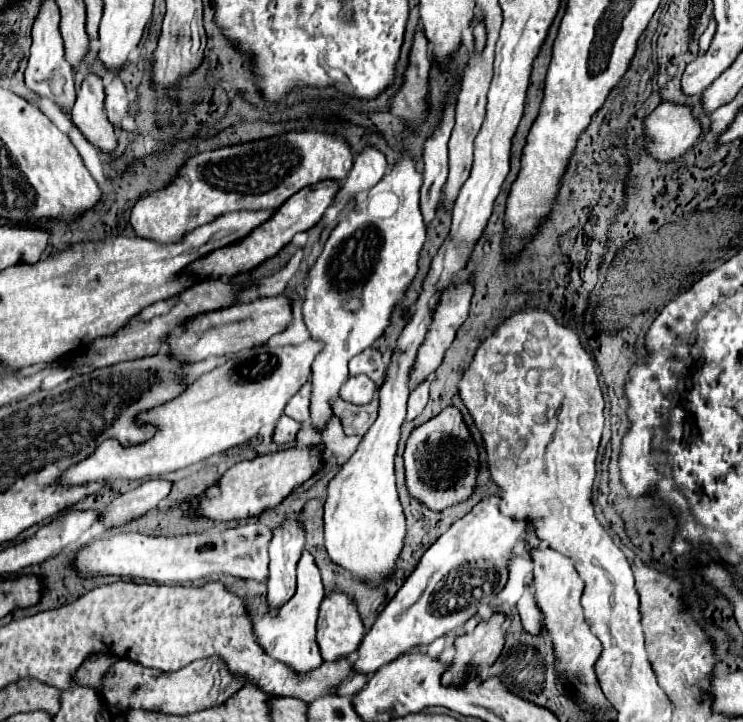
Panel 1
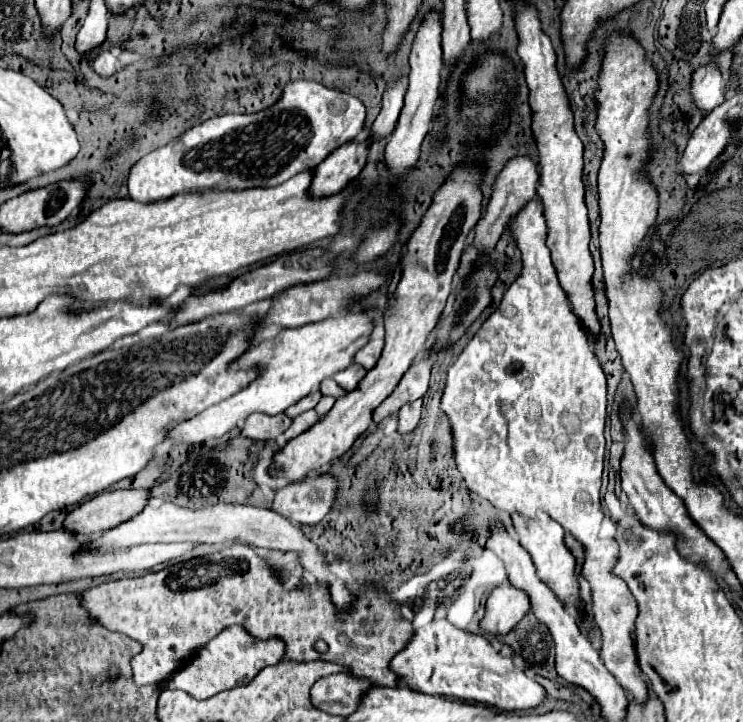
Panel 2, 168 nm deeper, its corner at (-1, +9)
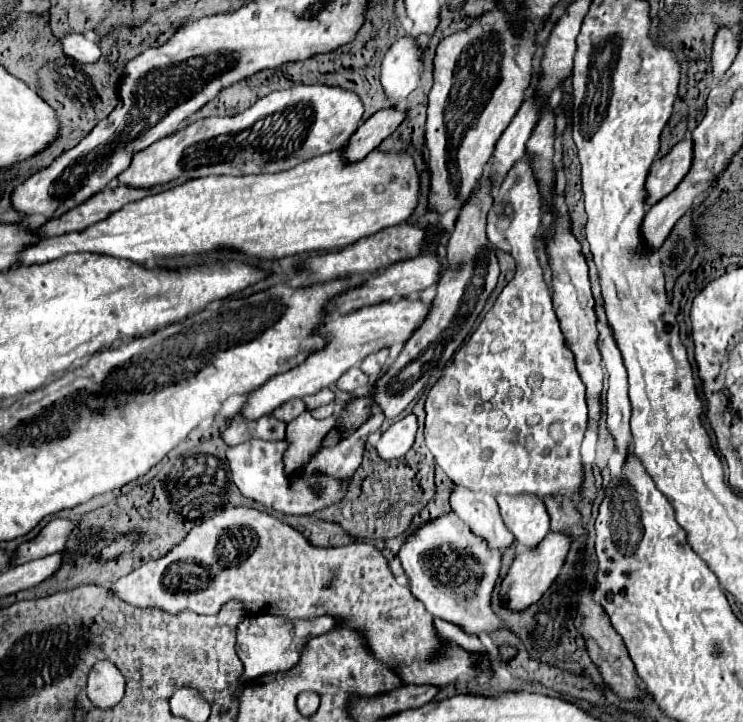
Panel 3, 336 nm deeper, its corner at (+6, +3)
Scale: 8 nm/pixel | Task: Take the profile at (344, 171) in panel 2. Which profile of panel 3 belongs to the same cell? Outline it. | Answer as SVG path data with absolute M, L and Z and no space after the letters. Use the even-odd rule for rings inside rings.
M386 107L376 111L350 139L348 147L344 149L346 161L358 161L366 157L370 151L374 151L382 139L392 135L396 127L406 119L406 111L400 111L396 107Z

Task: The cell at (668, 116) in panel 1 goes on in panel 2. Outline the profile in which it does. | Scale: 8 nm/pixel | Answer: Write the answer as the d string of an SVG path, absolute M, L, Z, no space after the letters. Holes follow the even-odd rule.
M705 65L697 69L691 75L687 93L693 99L695 107L701 109L703 113L711 113L717 105L721 105L725 101L725 95L723 95L723 79L717 67Z

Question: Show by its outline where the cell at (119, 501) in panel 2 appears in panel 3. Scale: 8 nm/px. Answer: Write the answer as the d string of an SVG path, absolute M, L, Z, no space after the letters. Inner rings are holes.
M68 519L50 521L32 541L22 543L14 551L14 559L10 559L10 565L22 565L22 563L34 561L38 557L60 553L66 545L66 539L68 539L68 533L72 531L72 527L74 527L74 523Z

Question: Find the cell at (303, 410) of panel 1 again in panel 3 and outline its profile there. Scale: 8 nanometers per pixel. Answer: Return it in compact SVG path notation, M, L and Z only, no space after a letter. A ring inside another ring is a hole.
M292 399L290 403L284 403L282 407L276 407L272 411L272 415L284 423L290 423L292 419L296 419L302 411L306 411L306 405L302 399Z

